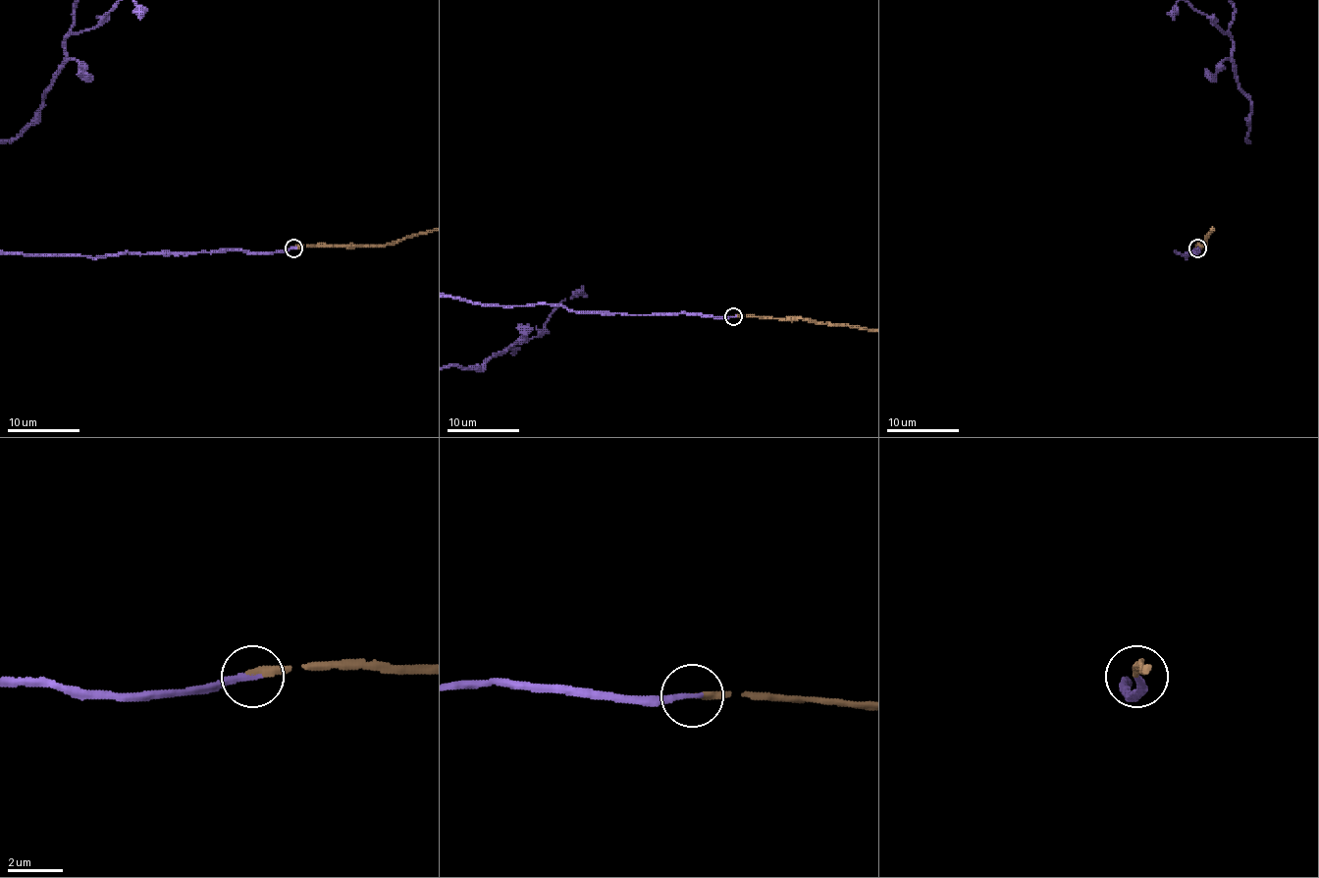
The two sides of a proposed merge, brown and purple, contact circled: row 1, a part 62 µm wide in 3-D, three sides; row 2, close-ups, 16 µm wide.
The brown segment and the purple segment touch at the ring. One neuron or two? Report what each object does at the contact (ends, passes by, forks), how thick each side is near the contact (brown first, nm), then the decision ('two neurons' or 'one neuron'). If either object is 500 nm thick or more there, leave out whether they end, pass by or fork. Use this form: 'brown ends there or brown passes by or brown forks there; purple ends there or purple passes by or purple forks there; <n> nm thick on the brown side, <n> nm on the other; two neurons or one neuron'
brown ends there; purple ends there; 260 nm thick on the brown side, 240 nm on the other; one neuron

